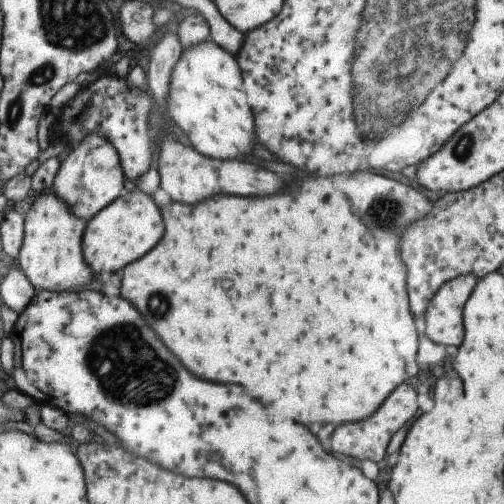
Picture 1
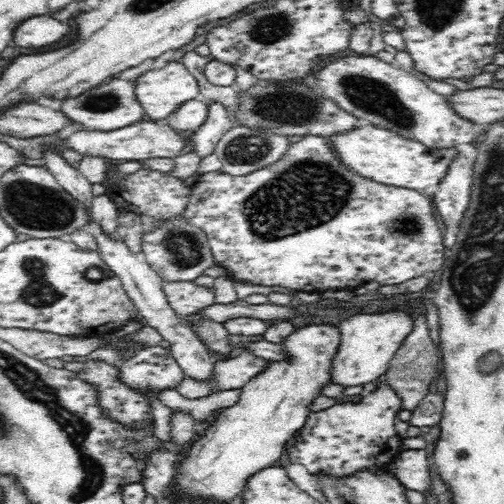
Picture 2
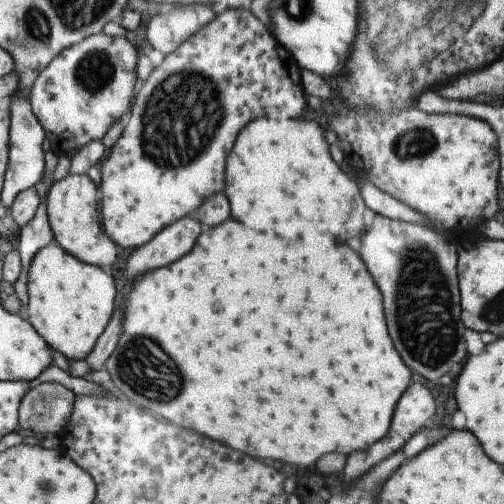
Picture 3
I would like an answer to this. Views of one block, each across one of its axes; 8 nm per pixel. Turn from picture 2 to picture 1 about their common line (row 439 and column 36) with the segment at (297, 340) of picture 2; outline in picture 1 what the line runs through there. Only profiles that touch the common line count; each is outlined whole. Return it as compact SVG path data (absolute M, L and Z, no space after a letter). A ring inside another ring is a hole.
M51 192L41 194L23 216L23 244L17 254L17 264L35 292L79 292L79 288L93 280L95 272L83 258L83 232L87 226L85 220L73 218L69 208Z

